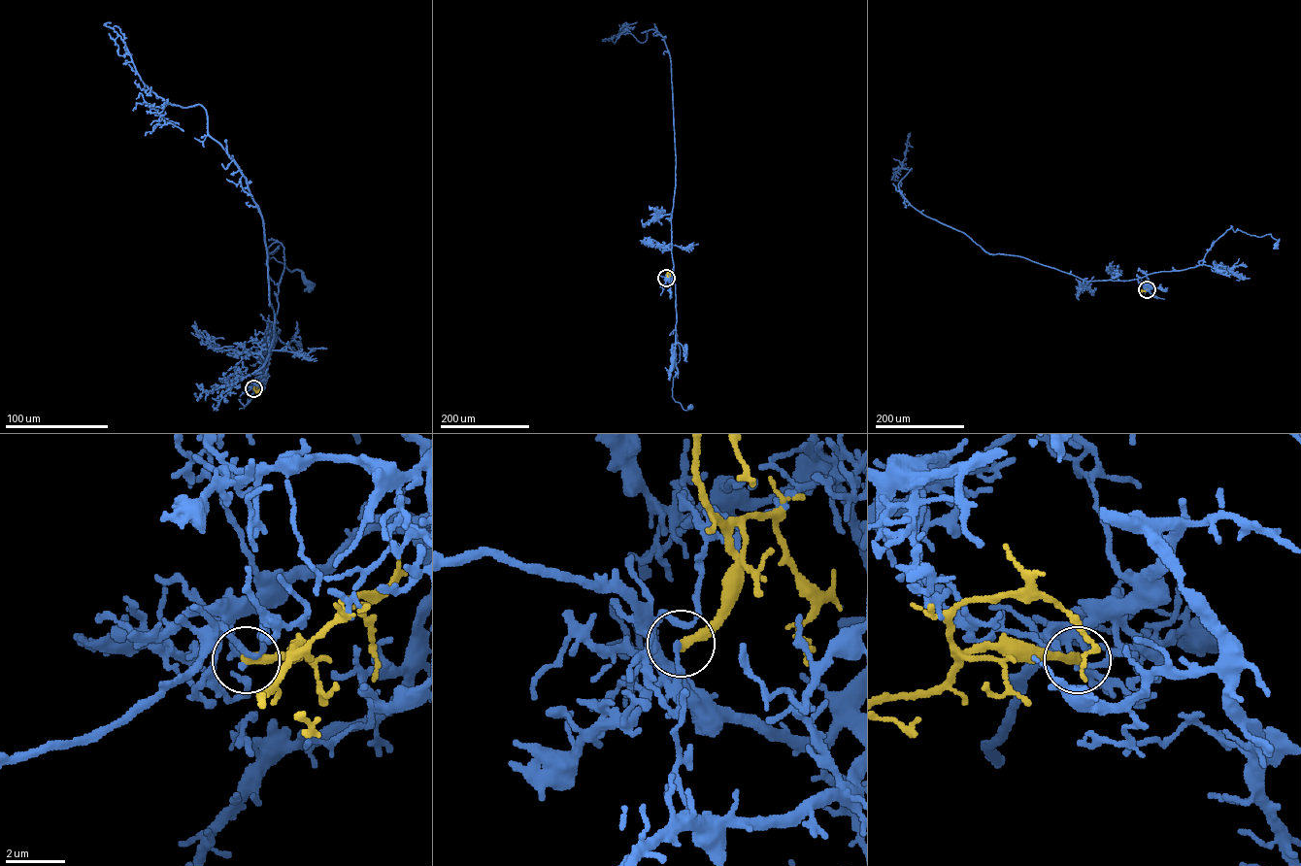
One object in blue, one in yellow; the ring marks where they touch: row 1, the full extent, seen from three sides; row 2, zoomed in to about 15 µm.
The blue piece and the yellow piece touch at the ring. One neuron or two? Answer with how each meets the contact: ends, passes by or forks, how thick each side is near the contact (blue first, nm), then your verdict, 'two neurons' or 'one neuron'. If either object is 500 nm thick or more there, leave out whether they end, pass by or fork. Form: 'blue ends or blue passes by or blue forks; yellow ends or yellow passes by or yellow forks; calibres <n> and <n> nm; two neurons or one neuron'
blue ends; yellow ends; calibres 190 and 360 nm; two neurons

